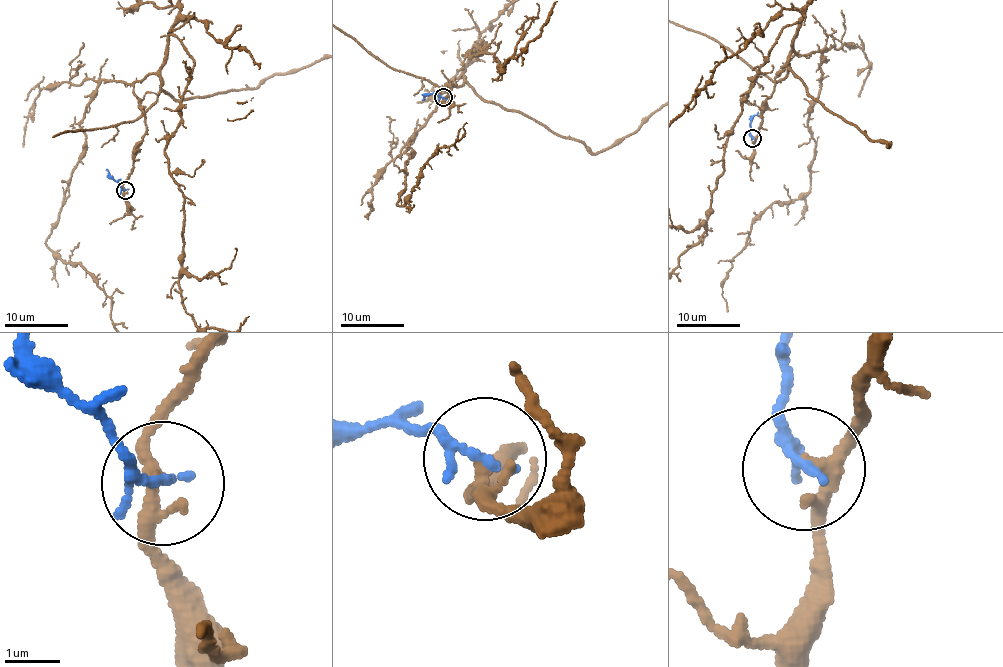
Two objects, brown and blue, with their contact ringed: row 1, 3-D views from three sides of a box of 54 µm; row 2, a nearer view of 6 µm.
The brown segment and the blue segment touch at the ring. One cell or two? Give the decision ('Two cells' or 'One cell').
Two cells

